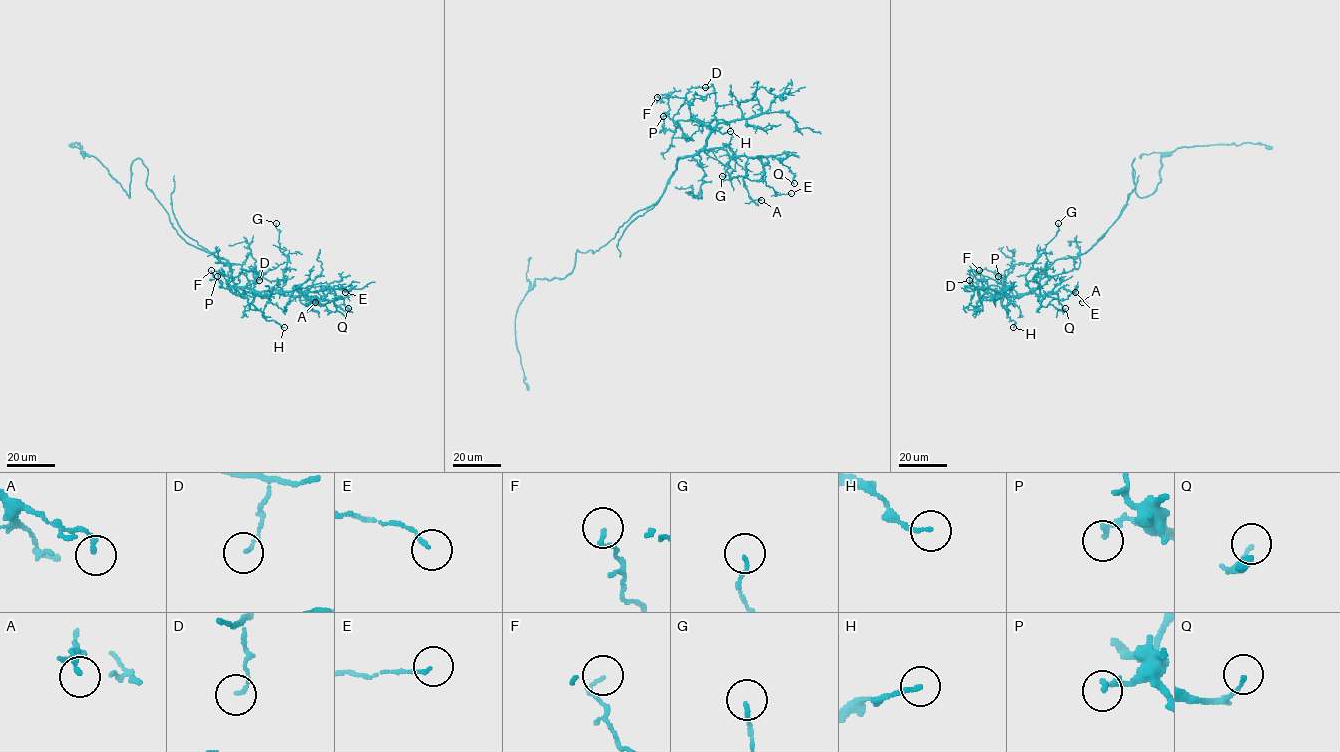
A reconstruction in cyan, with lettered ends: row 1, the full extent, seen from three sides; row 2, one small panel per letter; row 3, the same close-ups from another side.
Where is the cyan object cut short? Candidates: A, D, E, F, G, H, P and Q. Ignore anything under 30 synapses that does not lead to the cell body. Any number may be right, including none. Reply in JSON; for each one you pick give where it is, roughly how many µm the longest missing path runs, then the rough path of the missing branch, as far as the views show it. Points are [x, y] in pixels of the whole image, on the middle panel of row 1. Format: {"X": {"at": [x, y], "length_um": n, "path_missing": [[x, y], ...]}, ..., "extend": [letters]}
{"extend": []}

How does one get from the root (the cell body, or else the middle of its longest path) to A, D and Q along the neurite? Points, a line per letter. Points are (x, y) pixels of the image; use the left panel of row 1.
A: (168, 216), (187, 243), (226, 261), (238, 286), (301, 295), (297, 287), (315, 302)
D: (168, 216), (187, 243), (226, 261), (238, 286), (264, 296), (232, 288), (242, 270), (259, 280)
Q: (168, 216), (187, 243), (226, 261), (238, 286), (307, 294), (348, 308)

